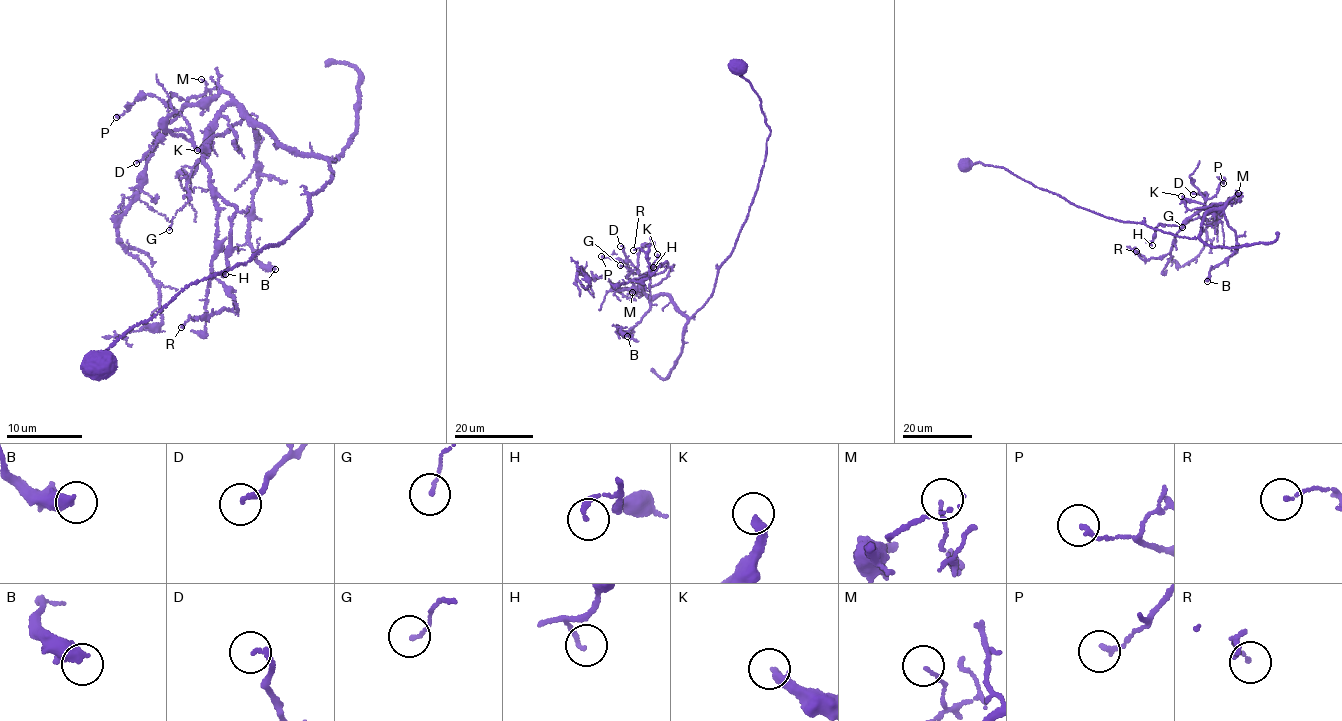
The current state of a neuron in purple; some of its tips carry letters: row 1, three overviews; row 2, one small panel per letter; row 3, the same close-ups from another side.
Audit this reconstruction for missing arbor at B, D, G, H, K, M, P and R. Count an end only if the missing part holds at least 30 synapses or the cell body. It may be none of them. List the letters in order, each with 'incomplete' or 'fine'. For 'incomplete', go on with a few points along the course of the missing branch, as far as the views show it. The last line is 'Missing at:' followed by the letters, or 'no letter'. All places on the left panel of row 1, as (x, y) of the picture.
B: fine
D: fine
G: fine
H: fine
K: fine
M: fine
P: fine
R: fine
Missing at: no letter

